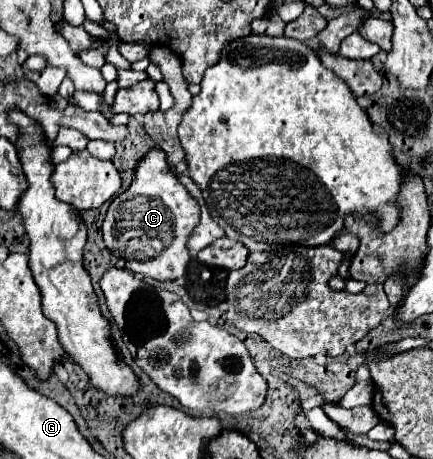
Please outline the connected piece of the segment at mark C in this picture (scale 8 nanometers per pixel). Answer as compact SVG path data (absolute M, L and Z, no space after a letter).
M151 149L151 153L139 161L129 189L119 193L109 205L101 231L107 249L117 253L117 267L127 267L155 281L173 281L185 275L185 267L191 261L185 243L197 223L199 203L179 183L163 151Z

